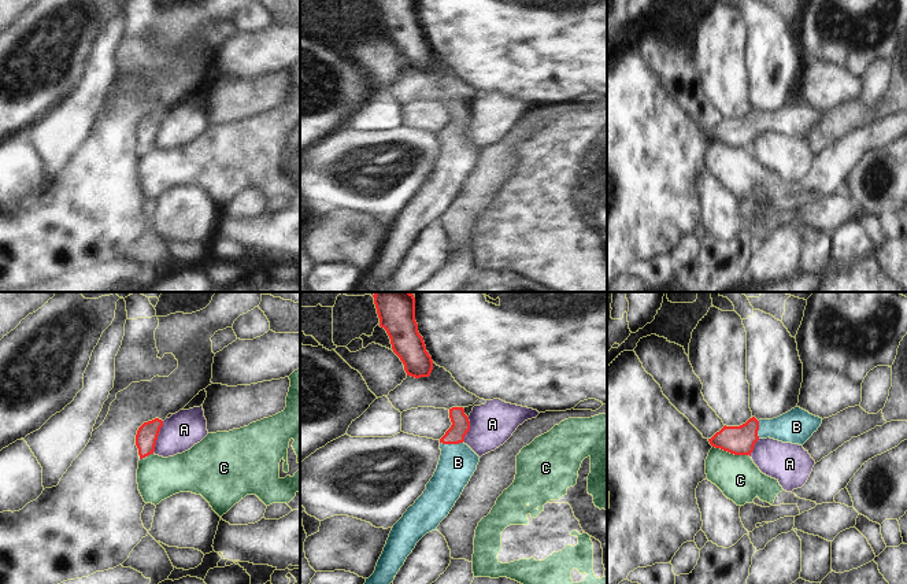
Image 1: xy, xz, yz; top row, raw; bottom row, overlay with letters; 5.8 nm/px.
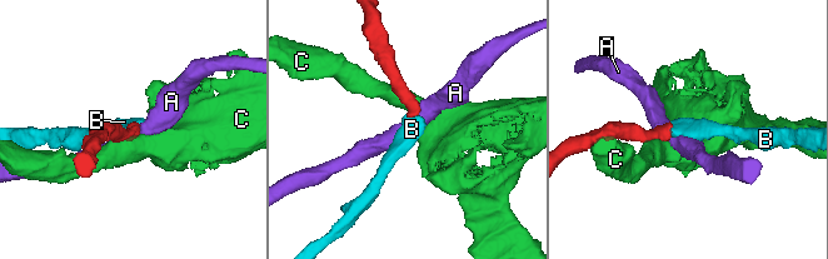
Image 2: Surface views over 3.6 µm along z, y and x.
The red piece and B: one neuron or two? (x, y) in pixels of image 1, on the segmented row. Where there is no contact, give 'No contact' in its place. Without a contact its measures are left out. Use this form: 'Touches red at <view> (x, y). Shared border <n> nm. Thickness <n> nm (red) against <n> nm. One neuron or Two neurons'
Touches red at xz (451, 443). Shared border 140 nm. Thickness 110 nm (red) against 220 nm. One neuron.

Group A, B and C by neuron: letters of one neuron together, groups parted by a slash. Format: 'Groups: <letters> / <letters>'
Groups: A / B / C.

